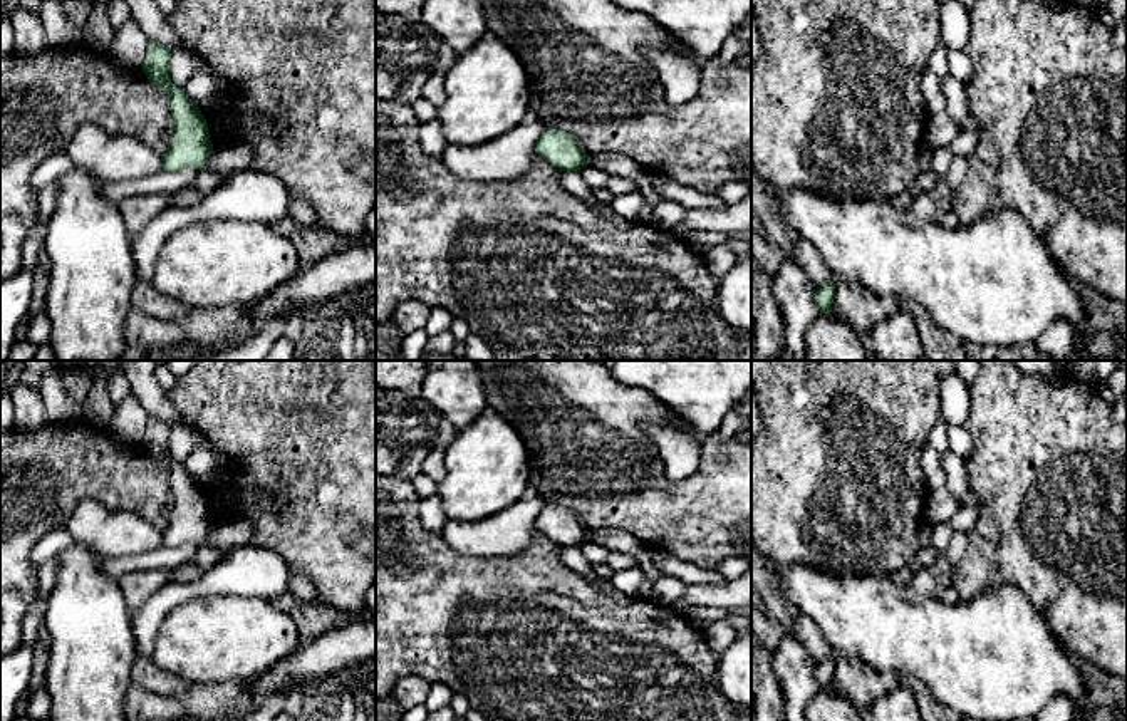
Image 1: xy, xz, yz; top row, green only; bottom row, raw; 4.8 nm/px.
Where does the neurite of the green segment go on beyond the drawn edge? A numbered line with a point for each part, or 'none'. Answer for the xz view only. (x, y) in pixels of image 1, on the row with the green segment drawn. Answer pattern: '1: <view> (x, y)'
none

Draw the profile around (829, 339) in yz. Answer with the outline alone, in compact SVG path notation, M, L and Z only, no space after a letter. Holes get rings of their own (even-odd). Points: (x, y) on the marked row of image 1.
M822 314L808 329L807 360L865 360L867 345L849 324Z

